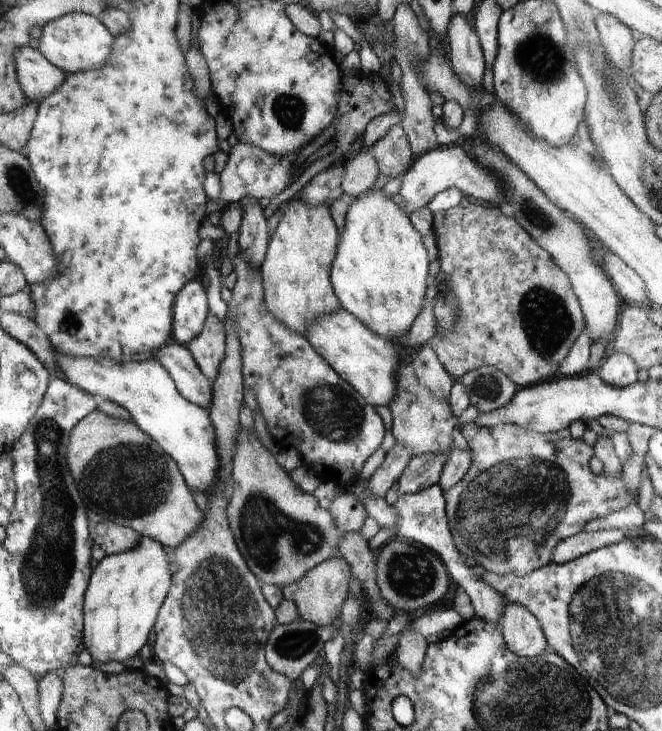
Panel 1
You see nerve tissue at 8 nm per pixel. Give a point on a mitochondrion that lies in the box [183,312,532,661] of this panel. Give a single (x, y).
(268, 535)

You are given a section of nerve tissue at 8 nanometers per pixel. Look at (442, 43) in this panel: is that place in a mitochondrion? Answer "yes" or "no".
no

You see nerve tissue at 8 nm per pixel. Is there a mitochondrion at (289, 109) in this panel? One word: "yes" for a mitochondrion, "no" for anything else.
yes

